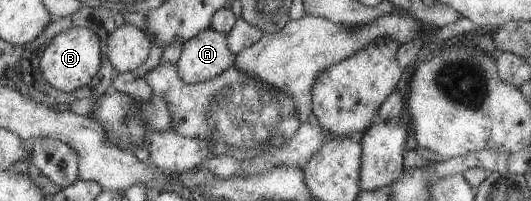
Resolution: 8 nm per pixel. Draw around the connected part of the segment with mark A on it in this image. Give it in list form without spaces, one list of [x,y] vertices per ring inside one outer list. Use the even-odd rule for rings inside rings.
[[[208,27],[184,43],[176,67],[184,82],[196,84],[230,69],[237,57],[228,44],[227,35]]]

